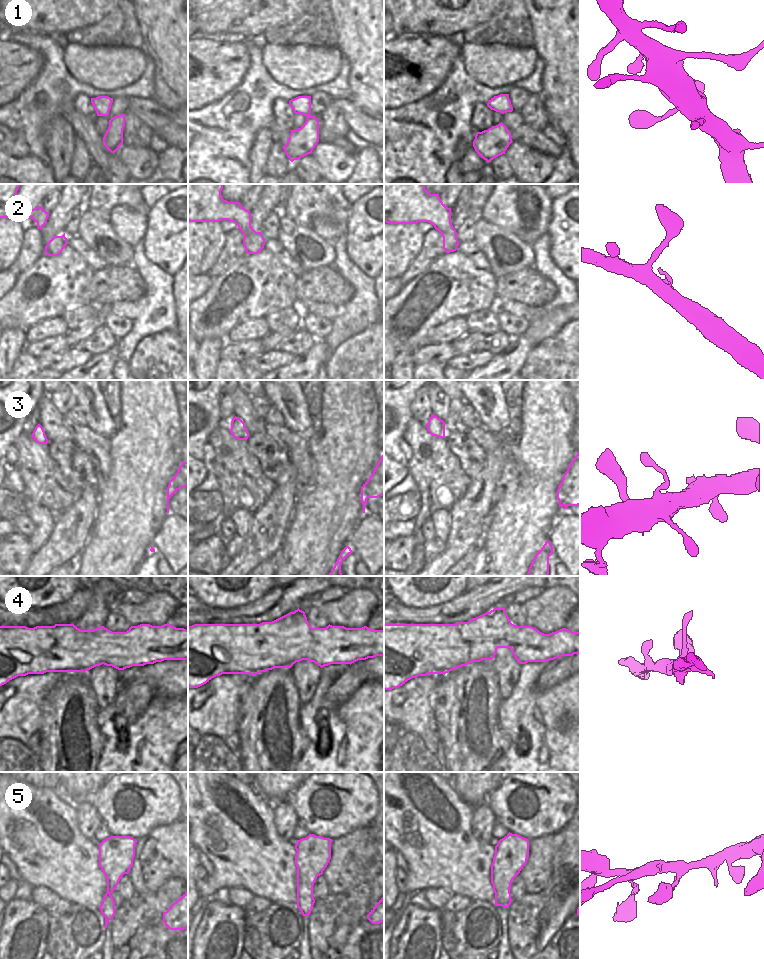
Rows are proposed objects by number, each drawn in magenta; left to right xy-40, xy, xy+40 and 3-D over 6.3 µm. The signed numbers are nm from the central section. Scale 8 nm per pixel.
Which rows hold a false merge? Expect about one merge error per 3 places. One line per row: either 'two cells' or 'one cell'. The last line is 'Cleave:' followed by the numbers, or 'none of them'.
1: one cell
2: one cell
3: one cell
4: one cell
5: one cell
Cleave: none of them

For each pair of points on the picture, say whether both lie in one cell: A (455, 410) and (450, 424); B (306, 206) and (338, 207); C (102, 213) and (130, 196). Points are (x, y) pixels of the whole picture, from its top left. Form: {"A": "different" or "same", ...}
{"A": "same", "B": "same", "C": "same"}

